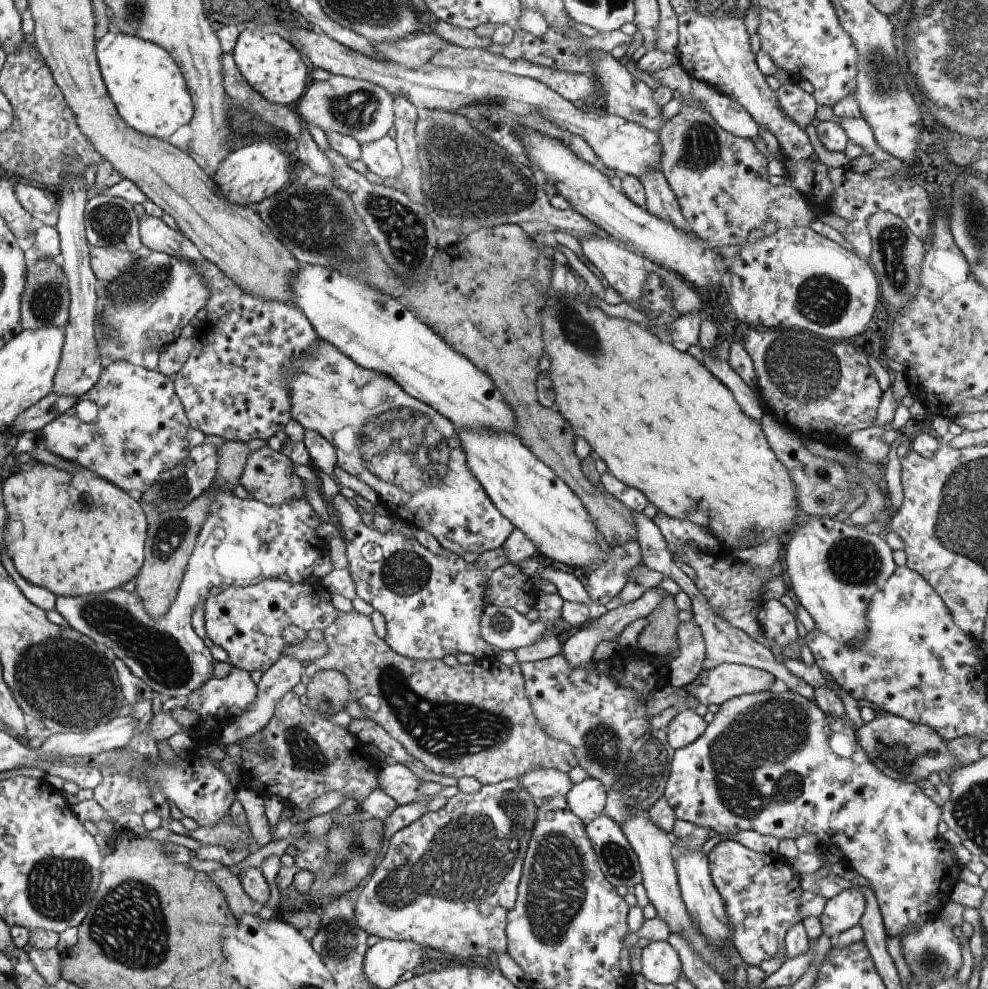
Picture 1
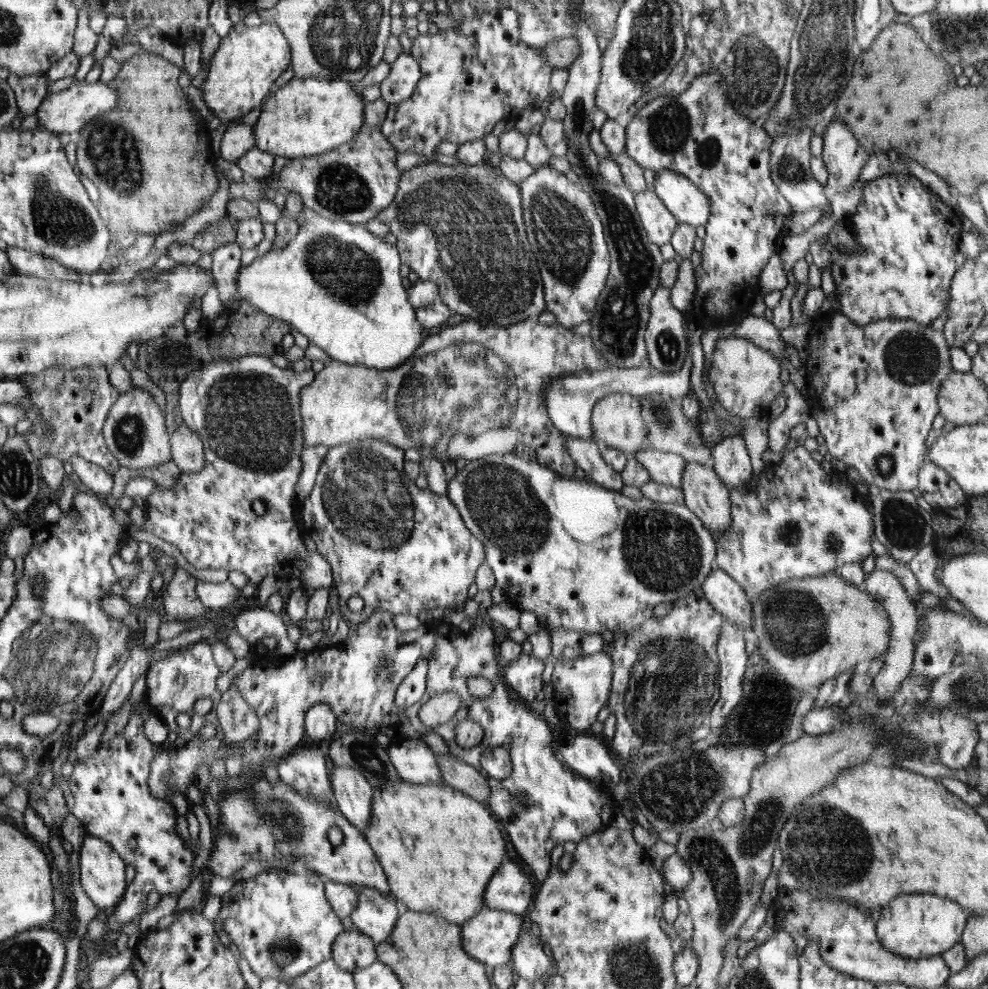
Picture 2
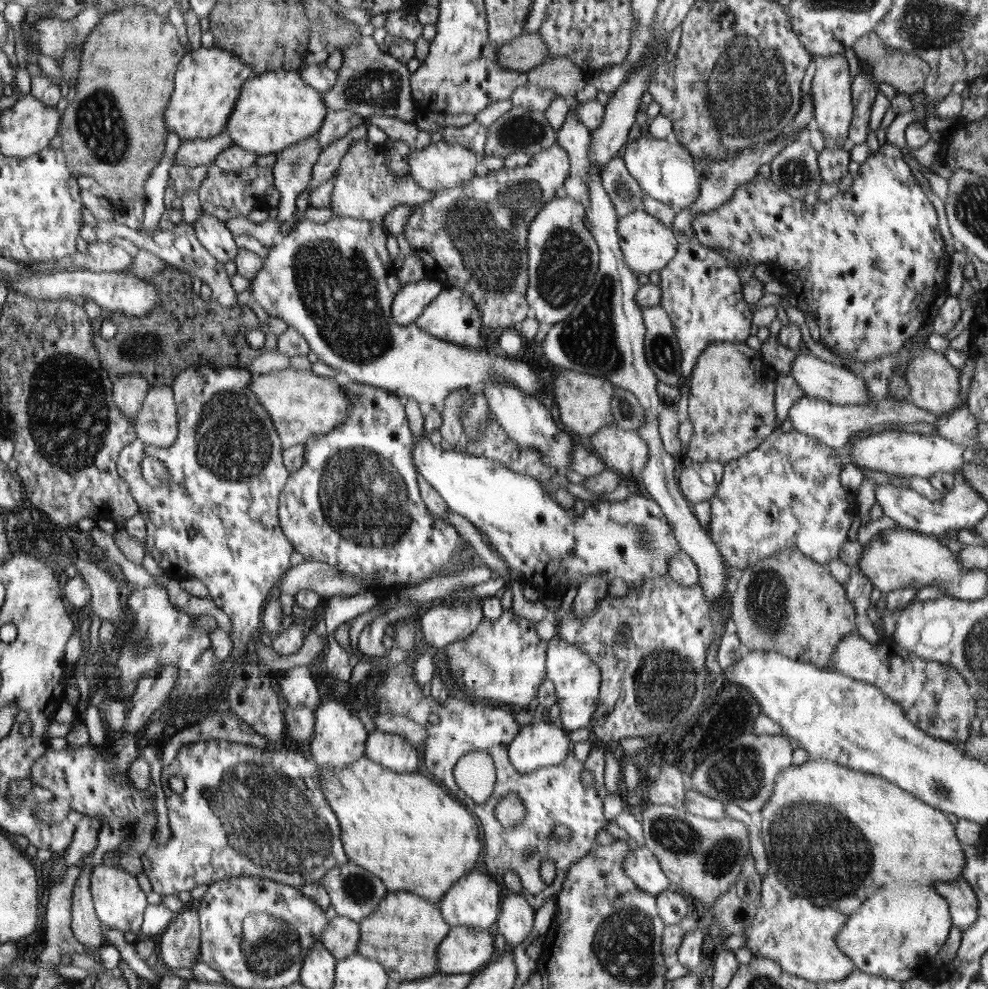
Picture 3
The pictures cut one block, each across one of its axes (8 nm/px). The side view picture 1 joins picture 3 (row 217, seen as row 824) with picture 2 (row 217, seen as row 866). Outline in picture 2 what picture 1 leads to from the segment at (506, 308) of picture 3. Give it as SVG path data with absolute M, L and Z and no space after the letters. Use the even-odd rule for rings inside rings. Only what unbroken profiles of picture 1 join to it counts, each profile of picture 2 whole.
M489 161L476 165L428 162L402 171L395 195L391 207L378 213L376 218L396 236L404 264L408 264L420 280L436 284L439 300L452 312L471 316L480 324L500 327L538 318L546 303L546 289L538 259L528 240L520 183L508 180L499 167Z

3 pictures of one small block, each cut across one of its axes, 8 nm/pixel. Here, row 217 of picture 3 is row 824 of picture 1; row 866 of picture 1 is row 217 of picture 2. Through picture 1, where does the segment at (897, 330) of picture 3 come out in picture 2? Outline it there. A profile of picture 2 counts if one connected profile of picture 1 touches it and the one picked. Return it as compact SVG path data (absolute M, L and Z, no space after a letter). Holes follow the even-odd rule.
M890 172L866 182L857 211L850 216L852 224L849 226L855 240L858 237L860 242L858 254L838 253L832 265L832 278L839 302L837 312L859 325L884 319L932 324L939 315L945 313L950 300L951 282L957 271L954 254L958 251L962 233L962 217L909 172Z

